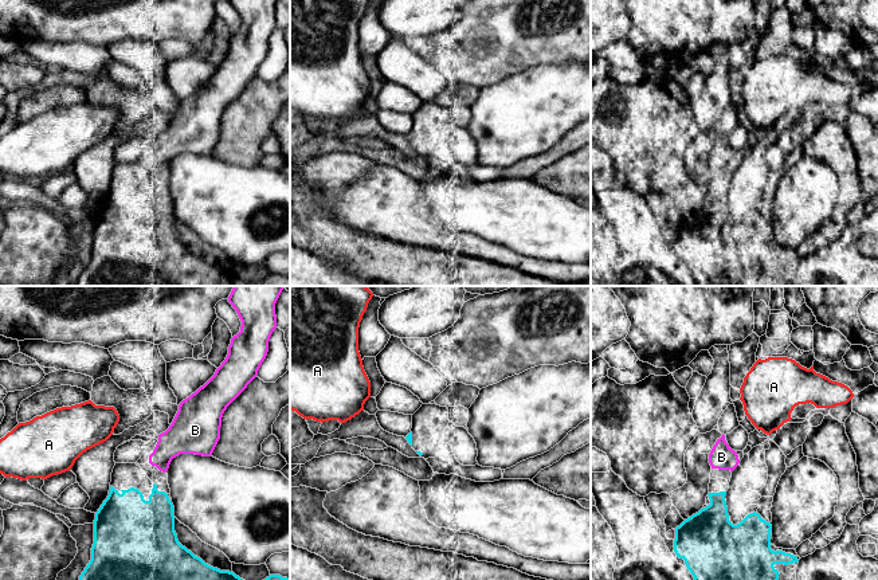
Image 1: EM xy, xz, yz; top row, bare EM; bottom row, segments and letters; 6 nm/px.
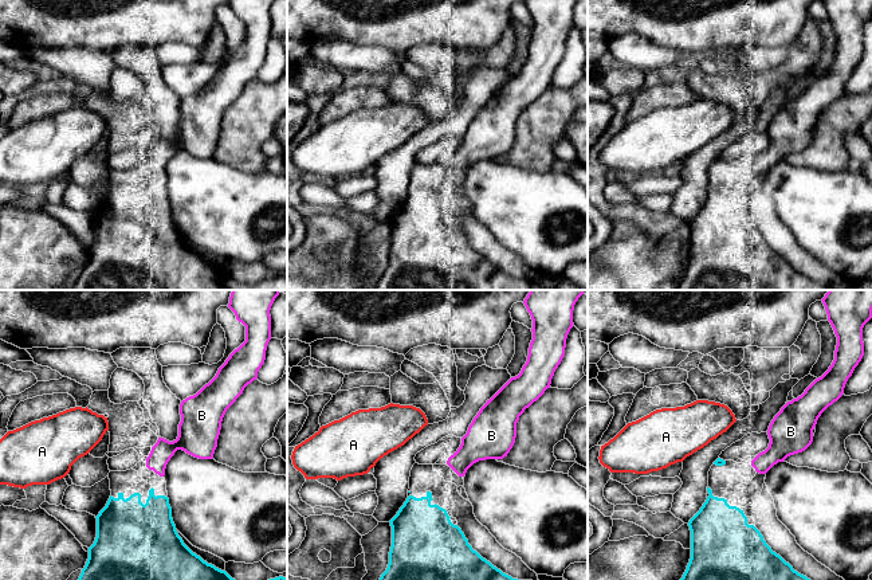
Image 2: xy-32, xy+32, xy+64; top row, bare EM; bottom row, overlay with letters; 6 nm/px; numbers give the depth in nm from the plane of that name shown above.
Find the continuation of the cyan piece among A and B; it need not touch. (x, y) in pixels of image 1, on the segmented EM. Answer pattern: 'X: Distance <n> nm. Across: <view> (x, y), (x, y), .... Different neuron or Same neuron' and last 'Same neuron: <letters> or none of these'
A: Distance 260 nm. Across: xy (110, 486), (91, 447). Different neuron
B: Distance 90 nm. Across: xy (155, 484), (160, 470). Same neuron
Same neuron: B

